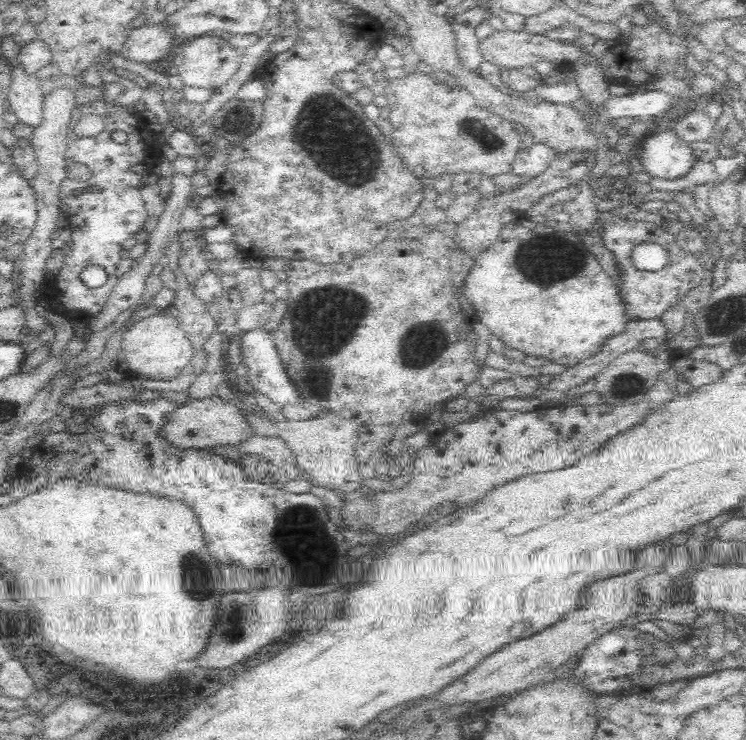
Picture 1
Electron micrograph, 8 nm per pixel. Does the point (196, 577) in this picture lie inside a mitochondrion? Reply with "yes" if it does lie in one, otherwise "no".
yes

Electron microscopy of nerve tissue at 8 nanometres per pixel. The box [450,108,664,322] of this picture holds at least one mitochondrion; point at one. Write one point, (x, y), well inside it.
(544, 259)

